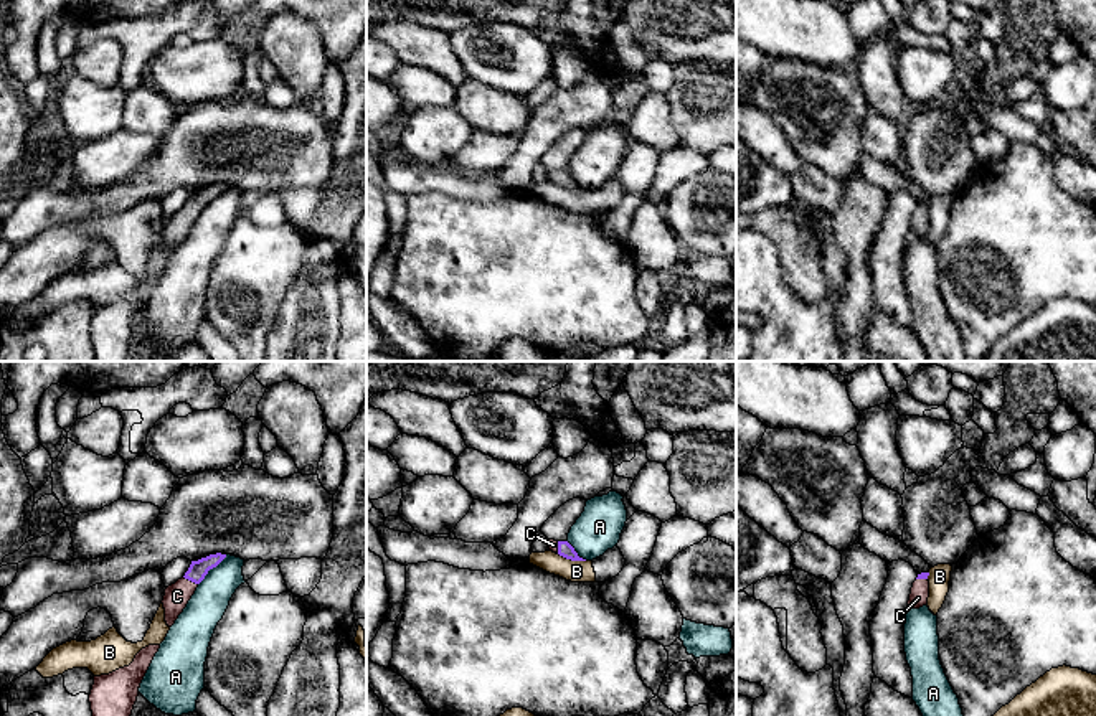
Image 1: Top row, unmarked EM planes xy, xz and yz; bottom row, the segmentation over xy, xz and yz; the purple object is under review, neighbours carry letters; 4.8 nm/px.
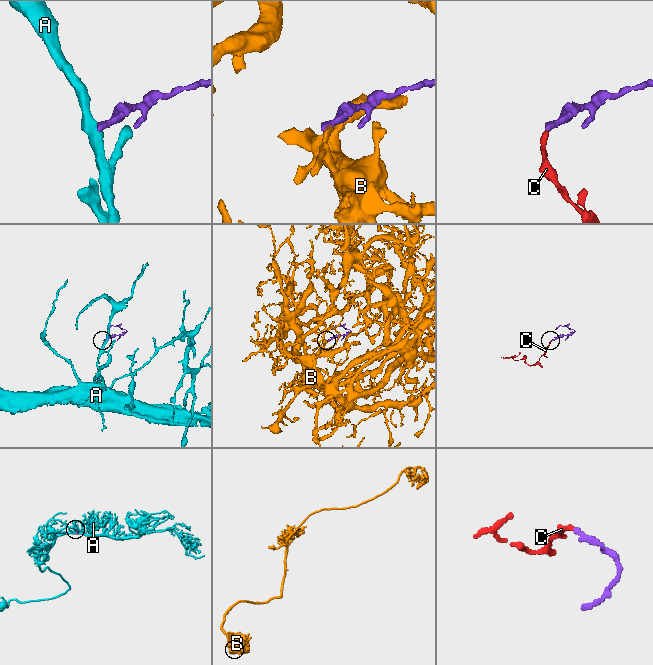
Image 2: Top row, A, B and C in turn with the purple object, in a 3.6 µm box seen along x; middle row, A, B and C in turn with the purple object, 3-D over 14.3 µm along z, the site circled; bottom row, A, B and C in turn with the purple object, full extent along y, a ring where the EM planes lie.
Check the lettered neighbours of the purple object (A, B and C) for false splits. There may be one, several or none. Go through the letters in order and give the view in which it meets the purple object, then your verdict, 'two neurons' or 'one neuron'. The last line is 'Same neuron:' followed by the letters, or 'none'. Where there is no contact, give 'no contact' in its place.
A: meets purple in xy; two neurons
B: meets purple in xz; two neurons
C: meets purple in xy; one neuron
Same neuron: C

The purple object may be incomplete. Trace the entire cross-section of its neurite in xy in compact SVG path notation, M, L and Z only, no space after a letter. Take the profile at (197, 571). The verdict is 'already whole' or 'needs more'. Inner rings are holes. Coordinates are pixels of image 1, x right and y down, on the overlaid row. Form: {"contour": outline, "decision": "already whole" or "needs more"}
{"contour": "M216 553L198 561L191 561L185 576L165 589L162 604L168 627L172 627L178 615L183 612L208 571L216 568L224 558L226 554Z", "decision": "needs more"}

